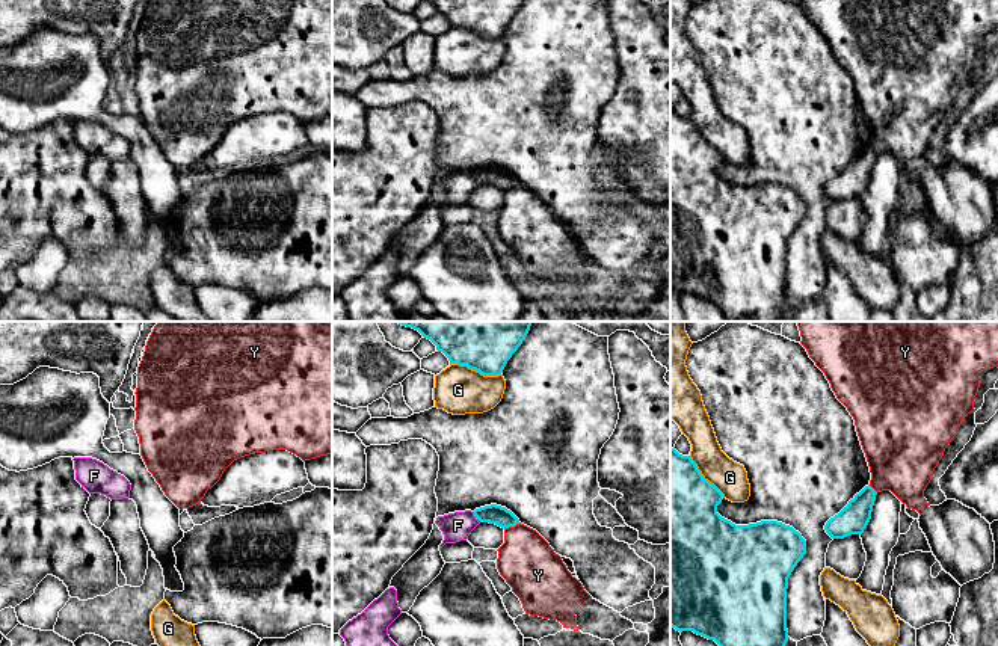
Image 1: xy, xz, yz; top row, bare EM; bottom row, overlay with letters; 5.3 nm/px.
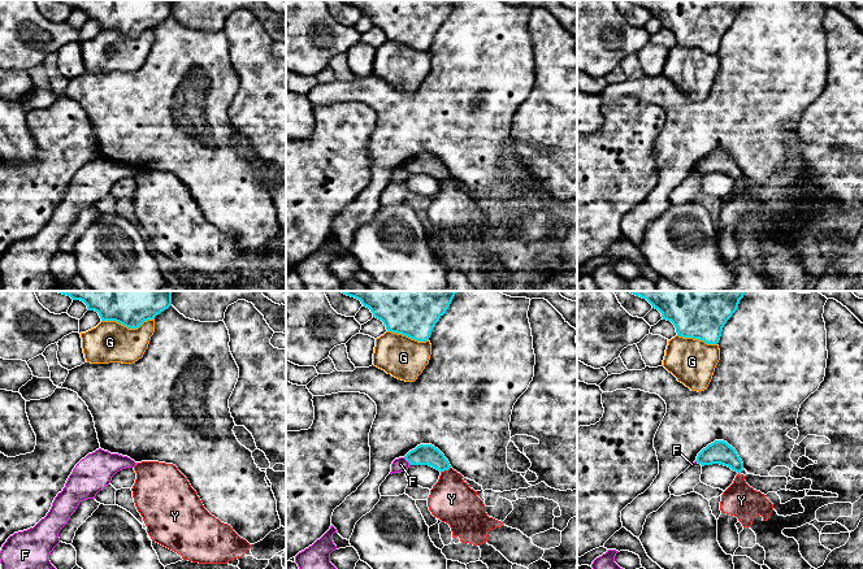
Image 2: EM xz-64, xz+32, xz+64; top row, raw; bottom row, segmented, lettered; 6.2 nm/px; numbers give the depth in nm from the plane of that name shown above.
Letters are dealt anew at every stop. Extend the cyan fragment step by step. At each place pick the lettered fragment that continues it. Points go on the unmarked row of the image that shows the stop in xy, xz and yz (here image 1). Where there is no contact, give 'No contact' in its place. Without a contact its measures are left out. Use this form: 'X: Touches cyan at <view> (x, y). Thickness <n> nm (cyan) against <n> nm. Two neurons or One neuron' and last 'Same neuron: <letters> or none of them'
F: Touches cyan at xz (476, 178). Thickness 100 nm (cyan) against 150 nm. Two neurons
G: Touches cyan at xz (476, 32). Thickness 200 nm (cyan) against 260 nm. Two neurons
Y: Touches cyan at xz (512, 187). Thickness 100 nm (cyan) against 300 nm. Two neurons
Same neuron: none of them

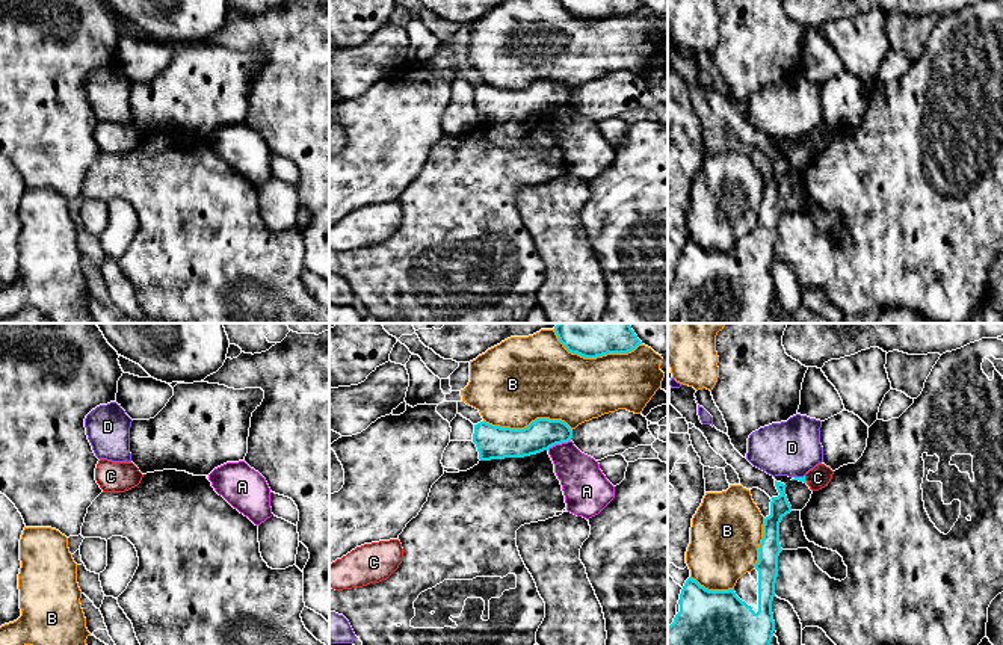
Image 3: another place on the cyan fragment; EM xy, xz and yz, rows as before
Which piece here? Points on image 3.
A: Touches cyan at xz (558, 104). Thickness 170 nm (cyan) against 220 nm. Two neurons
B: Touches cyan at xz (529, 86). Thickness 180 nm (cyan) against 440 nm. Two neurons
C: Touches cyan at yz (804, 141). Thickness 30 nm (cyan) against 120 nm. Two neurons
D: Touches cyan at yz (799, 139). Thickness 30 nm (cyan) against 300 nm. Two neurons
Same neuron: none of them

